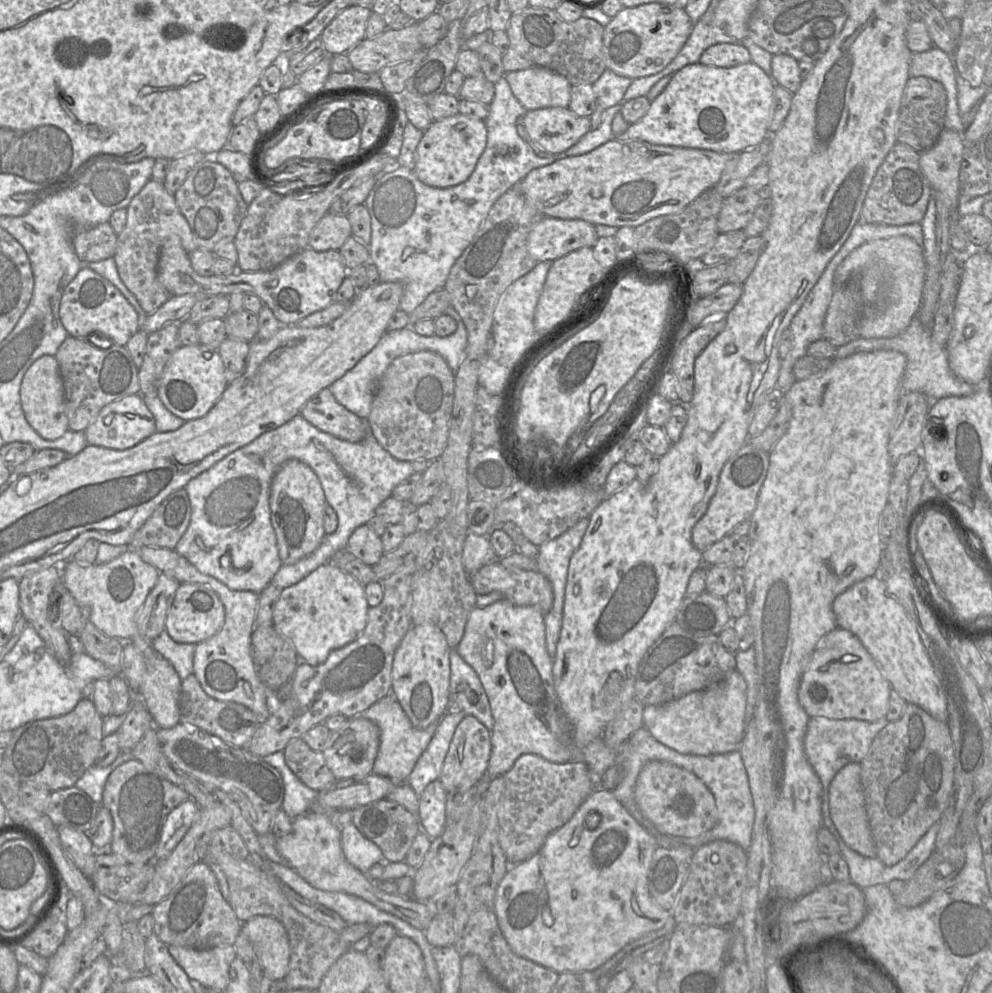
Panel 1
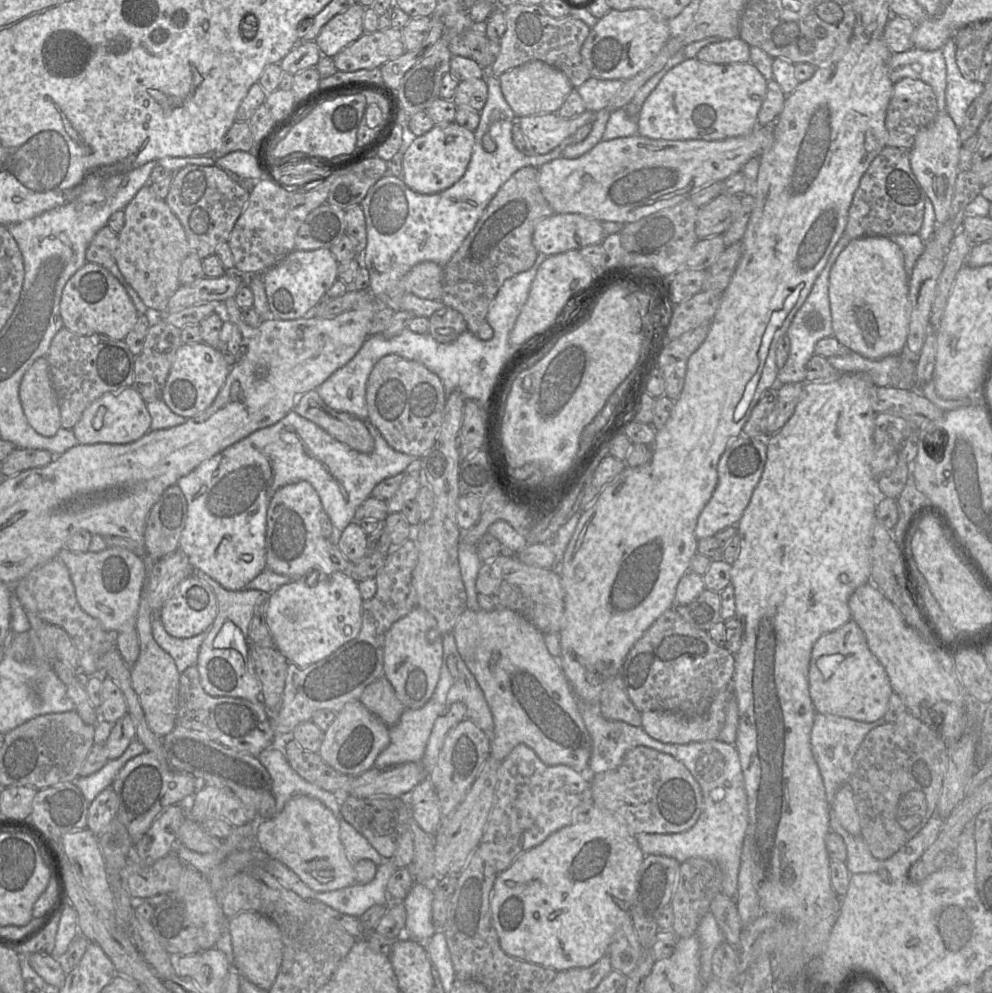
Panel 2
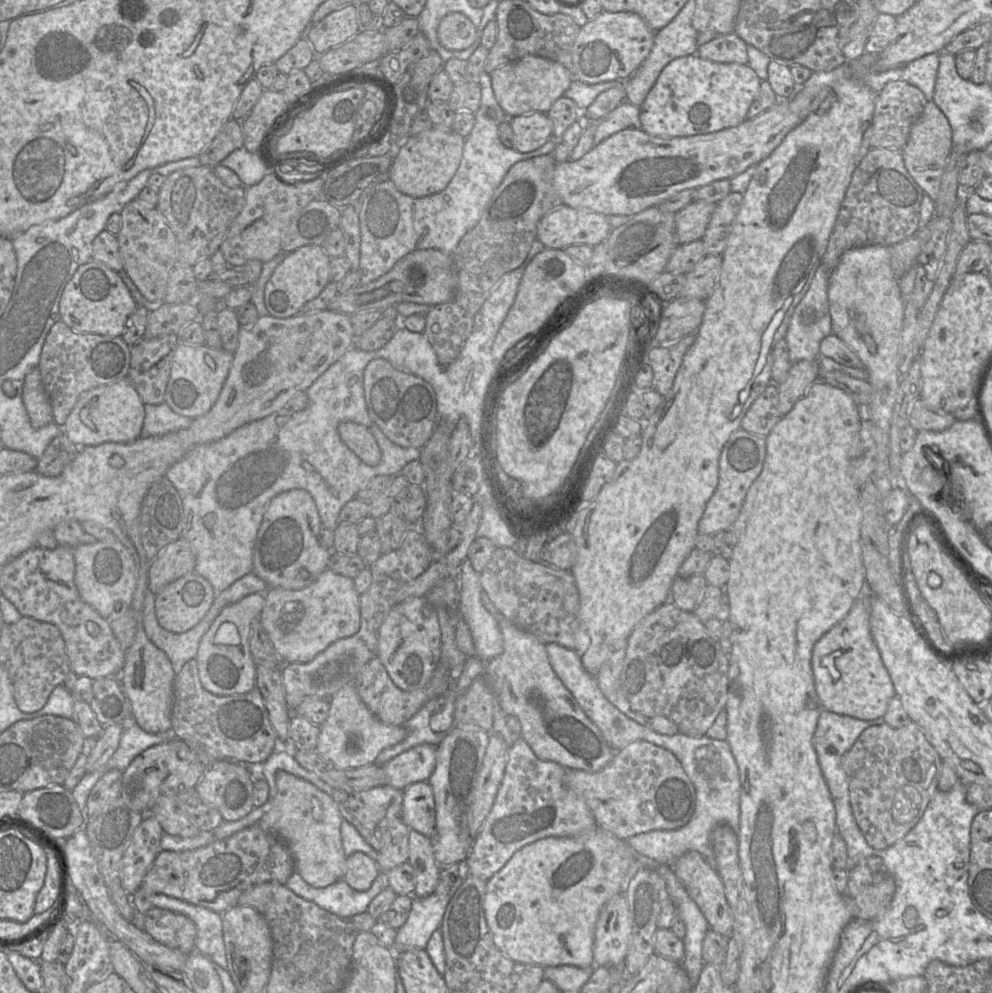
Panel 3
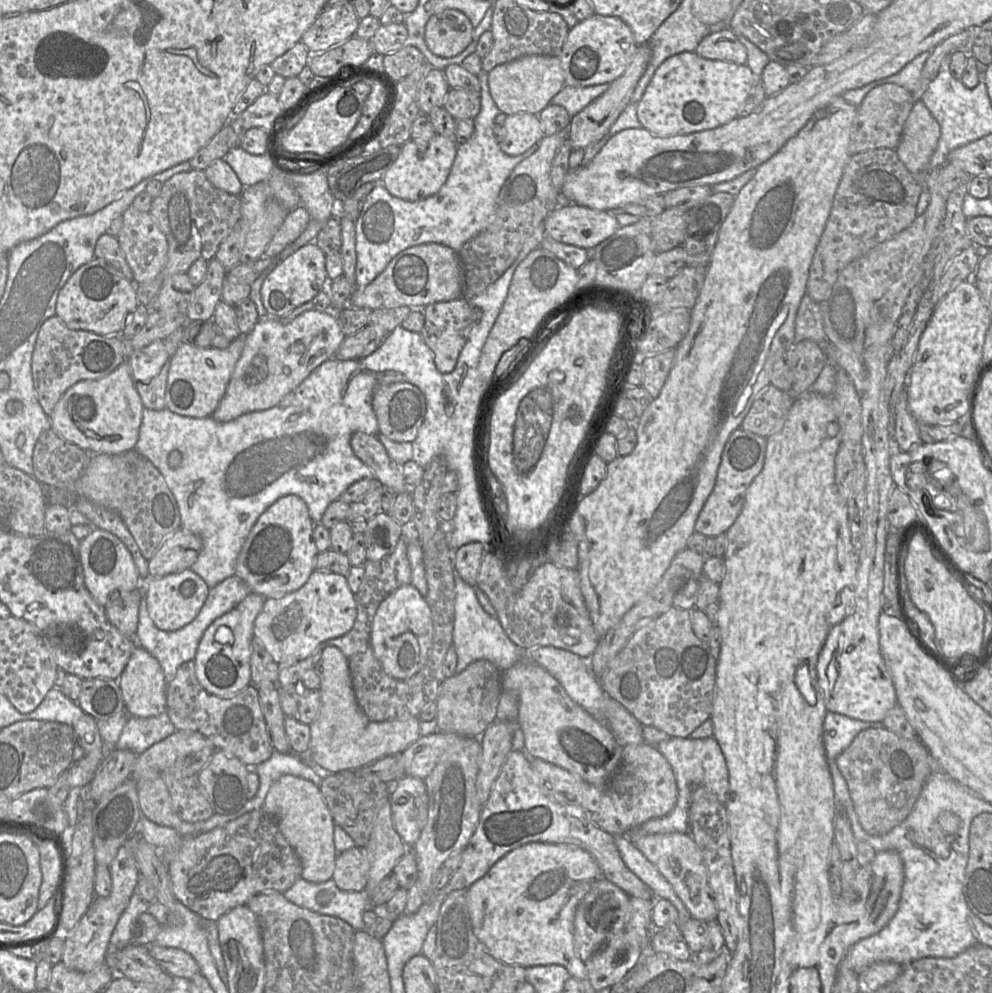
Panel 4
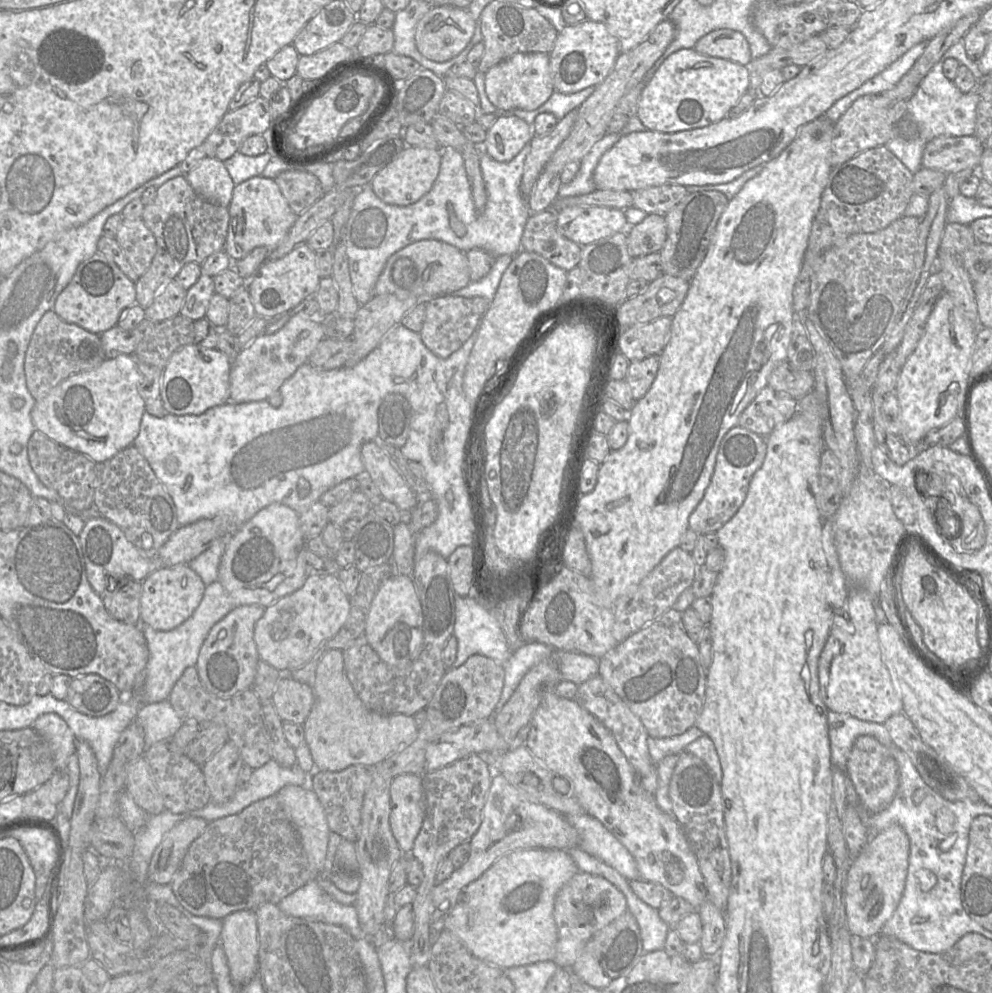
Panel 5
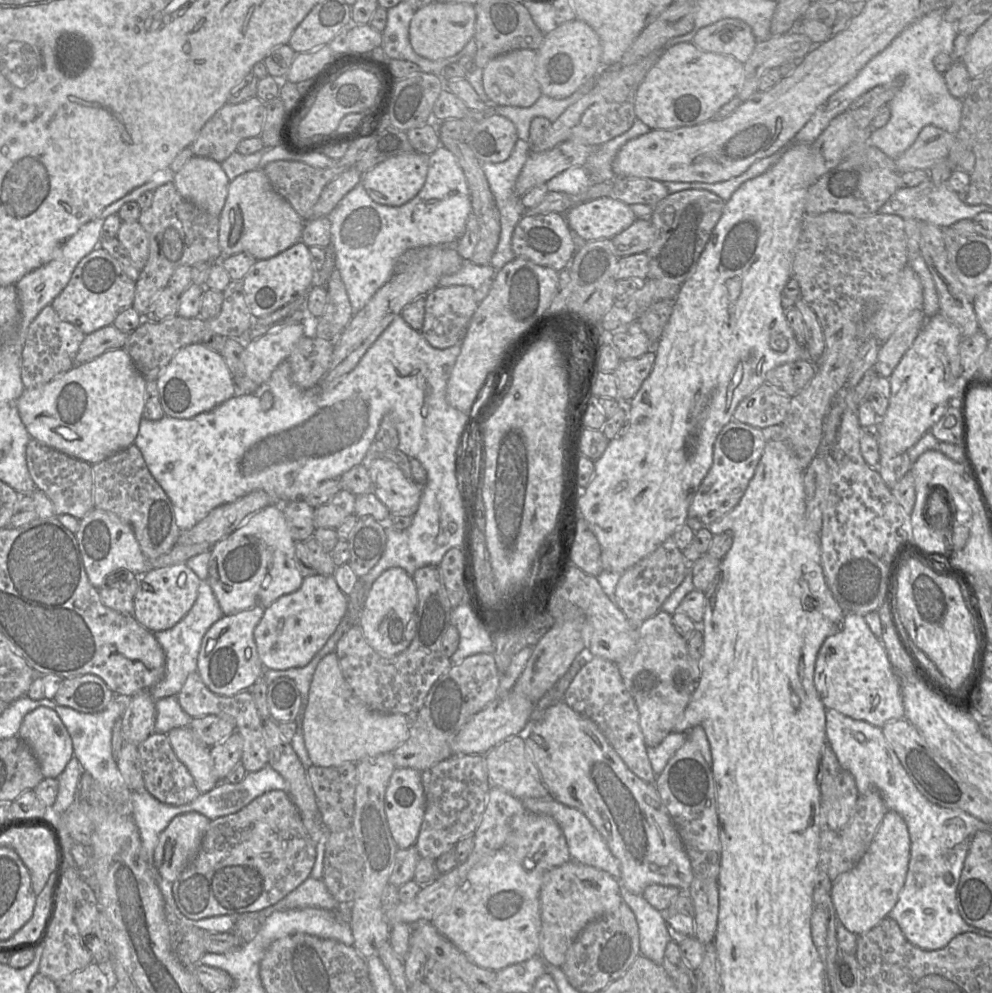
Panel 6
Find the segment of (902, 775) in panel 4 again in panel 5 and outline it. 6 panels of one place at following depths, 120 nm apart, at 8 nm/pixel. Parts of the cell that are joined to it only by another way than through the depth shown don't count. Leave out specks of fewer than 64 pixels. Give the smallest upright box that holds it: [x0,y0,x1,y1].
[846,735,899,812]

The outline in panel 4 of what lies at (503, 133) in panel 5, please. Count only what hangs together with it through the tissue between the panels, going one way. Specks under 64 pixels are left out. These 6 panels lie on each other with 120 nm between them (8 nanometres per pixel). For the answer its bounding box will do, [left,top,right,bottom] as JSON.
[499,113,545,156]

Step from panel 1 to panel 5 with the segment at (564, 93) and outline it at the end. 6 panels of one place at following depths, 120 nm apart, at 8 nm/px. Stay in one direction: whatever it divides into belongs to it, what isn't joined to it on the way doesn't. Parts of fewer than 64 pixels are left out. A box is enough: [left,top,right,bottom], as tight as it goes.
[485,53,554,110]

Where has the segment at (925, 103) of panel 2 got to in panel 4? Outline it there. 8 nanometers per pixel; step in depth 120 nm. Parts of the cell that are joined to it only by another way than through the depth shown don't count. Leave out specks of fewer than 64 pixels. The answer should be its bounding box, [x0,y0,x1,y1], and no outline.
[850,83,914,155]

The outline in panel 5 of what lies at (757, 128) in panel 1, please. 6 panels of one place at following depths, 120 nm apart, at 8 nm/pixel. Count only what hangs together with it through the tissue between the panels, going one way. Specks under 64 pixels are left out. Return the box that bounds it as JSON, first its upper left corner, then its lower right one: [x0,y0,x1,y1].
[636,49,749,133]

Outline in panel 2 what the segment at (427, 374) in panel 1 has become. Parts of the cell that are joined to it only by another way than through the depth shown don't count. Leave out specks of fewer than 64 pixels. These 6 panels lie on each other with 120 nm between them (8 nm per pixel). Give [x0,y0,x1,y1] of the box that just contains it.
[367,354,447,458]

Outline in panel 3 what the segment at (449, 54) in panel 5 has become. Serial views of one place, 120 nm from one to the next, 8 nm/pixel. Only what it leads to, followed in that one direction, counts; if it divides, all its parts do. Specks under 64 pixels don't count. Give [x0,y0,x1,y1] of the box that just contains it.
[437,12,477,51]

